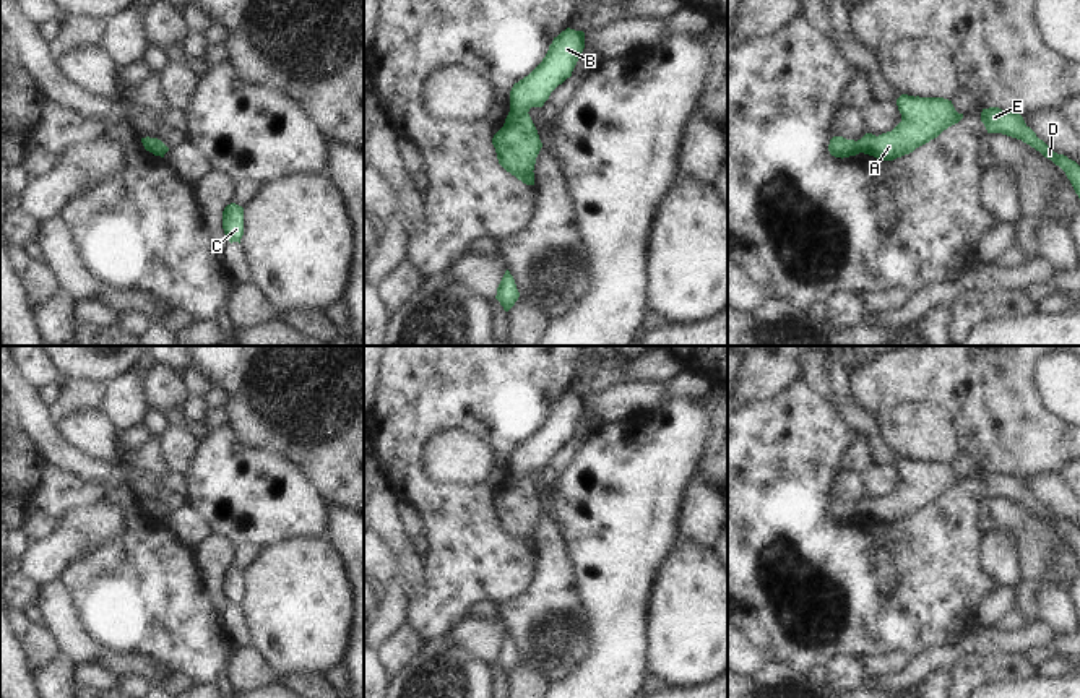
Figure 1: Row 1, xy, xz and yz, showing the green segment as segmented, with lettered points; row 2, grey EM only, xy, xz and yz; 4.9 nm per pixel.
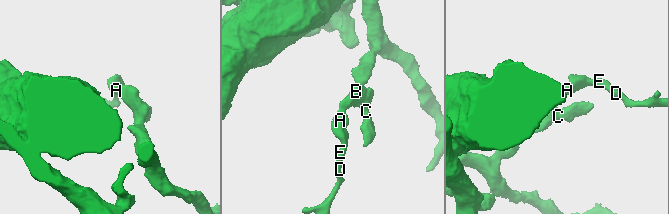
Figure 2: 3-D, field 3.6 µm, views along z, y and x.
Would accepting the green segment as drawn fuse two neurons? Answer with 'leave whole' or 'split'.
leave whole

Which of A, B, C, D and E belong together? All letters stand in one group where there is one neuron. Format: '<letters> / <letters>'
A B C D E

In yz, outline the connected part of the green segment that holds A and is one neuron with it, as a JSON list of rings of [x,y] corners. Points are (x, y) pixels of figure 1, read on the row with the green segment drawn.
[[[901,94],[896,106],[901,122],[892,131],[879,136],[866,133],[858,141],[833,136],[828,144],[830,154],[843,159],[864,153],[880,161],[893,161],[937,138],[963,118],[952,101],[944,97]]]

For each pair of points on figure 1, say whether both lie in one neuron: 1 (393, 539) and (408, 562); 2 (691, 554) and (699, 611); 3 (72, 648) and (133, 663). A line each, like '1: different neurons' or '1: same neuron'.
1: same neuron
2: same neuron
3: same neuron

